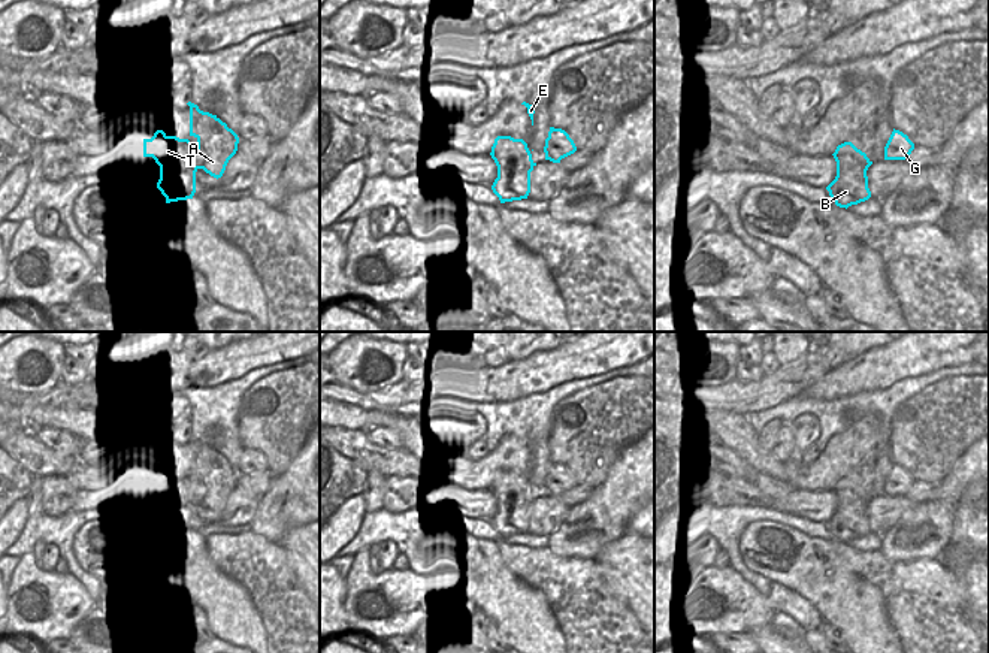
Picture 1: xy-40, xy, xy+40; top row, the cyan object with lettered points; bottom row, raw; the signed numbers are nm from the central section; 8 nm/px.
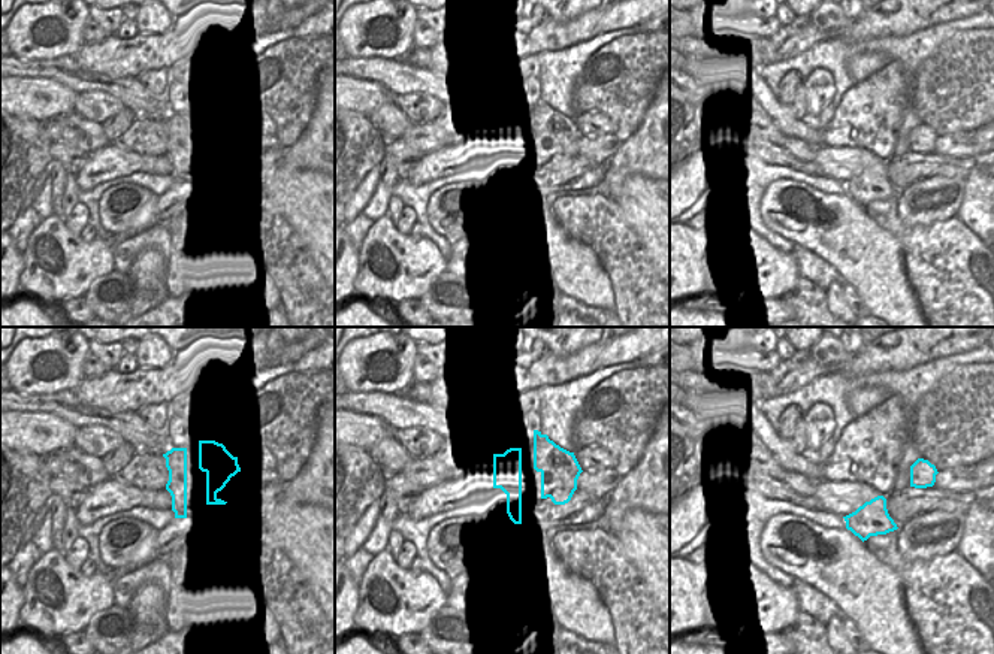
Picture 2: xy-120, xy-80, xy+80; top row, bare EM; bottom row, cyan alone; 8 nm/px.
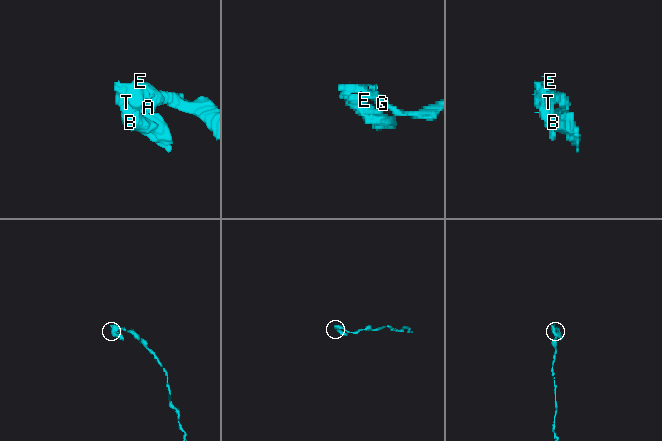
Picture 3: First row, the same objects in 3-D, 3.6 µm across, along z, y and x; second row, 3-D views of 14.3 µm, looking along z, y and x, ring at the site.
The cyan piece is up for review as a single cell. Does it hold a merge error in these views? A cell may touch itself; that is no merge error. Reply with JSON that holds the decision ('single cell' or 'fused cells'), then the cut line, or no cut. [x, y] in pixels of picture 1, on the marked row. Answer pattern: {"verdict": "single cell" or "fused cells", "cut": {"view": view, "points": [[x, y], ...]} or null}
{"verdict": "fused cells", "cut": {"view": "xy-40", "points": [[197, 168], [185, 166], [177, 159], [160, 178]]}}

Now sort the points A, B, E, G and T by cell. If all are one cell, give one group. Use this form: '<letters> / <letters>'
A E G T / B

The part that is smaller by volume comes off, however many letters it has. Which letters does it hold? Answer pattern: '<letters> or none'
B

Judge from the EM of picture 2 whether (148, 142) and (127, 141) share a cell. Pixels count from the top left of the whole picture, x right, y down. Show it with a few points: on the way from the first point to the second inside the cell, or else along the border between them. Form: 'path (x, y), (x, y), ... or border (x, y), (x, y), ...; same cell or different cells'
path (144, 141), (132, 141); same cell

